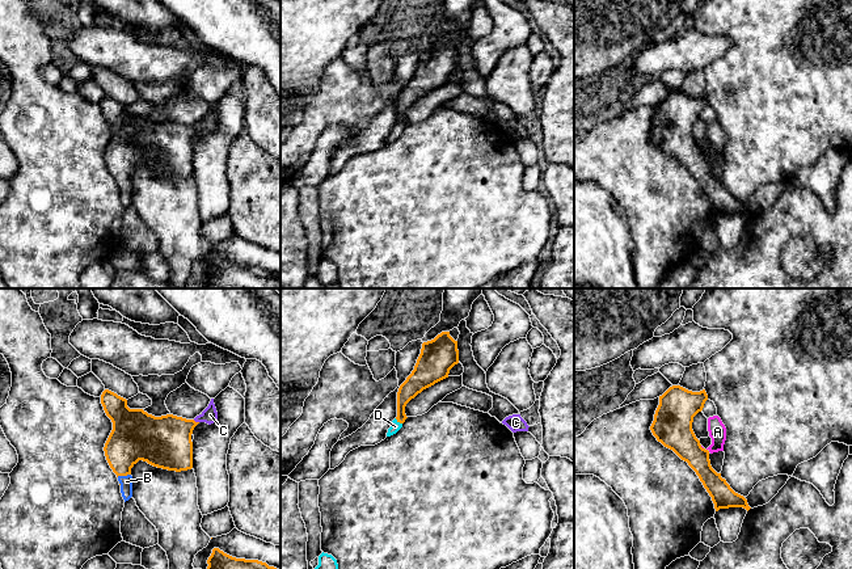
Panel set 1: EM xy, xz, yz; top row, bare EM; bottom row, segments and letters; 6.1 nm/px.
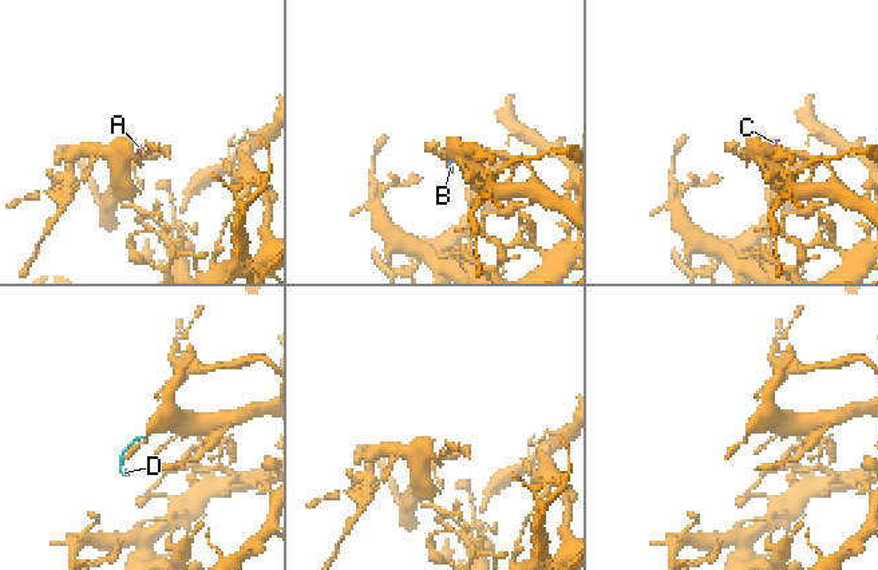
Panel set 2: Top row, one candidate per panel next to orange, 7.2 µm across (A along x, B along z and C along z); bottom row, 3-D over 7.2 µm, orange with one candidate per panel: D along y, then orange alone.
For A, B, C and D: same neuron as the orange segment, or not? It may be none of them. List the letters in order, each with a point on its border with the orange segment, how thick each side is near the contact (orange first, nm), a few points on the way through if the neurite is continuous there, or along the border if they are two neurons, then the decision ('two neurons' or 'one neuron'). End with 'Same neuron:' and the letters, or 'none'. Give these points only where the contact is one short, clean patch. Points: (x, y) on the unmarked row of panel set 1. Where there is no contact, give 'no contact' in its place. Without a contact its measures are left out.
A: yz (701, 154) | 240/20 nm | across yz (673, 127), (701, 154), (701, 152) | one neuron
B: xy (123, 181) | 300/80 nm | one neuron
C: xy (194, 127) | 320/90 nm | across xy (165, 148), (176, 138), (194, 127), (210, 121) | one neuron
D: xz (399, 127) | 120/60 nm | across xz (414, 91), (404, 101), (399, 127), (395, 133) | one neuron
Same neuron: A, B, C, D

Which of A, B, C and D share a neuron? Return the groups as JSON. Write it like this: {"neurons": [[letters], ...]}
{"neurons": [["A", "B", "C", "D"]]}

